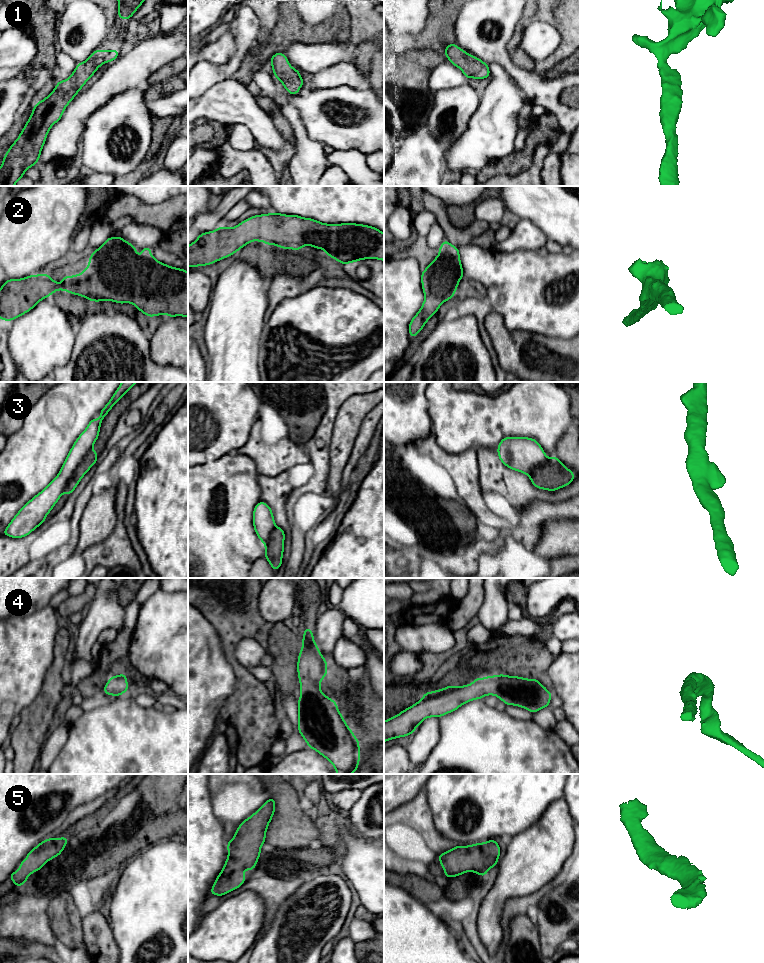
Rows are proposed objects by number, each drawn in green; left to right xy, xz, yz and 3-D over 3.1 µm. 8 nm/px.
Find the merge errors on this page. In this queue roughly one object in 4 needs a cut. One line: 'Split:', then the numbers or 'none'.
Split: 3

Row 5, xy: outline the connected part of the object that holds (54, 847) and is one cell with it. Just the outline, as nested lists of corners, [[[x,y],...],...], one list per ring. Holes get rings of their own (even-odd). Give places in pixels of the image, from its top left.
[[[68,837],[44,840],[26,855],[26,859],[20,862],[19,870],[13,871],[9,878],[17,887],[25,884],[29,875],[40,870],[47,861],[59,856],[67,842]]]

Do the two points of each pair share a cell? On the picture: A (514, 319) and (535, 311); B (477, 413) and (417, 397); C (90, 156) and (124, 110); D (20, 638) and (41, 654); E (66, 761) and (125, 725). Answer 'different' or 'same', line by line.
A: same
B: different
C: same
D: same
E: same

